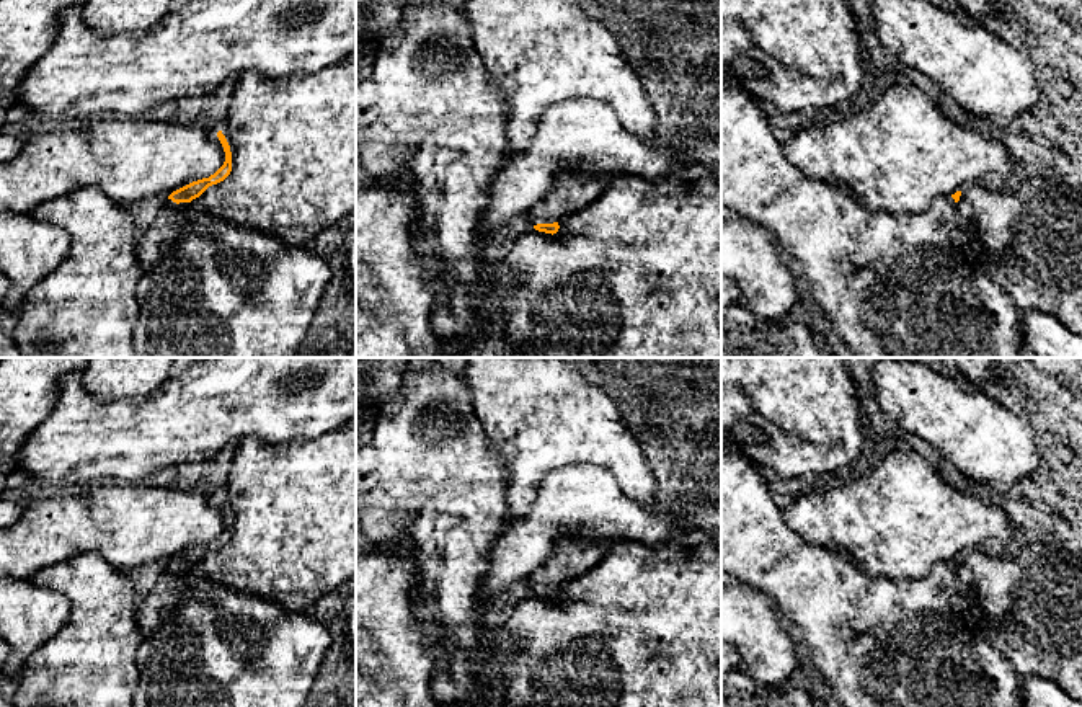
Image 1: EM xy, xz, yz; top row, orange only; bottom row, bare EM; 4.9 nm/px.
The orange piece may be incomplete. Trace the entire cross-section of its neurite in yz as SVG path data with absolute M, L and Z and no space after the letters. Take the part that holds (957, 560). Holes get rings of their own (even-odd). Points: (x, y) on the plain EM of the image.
M734 426L721 434L721 570L746 583L772 599L778 612L788 617L803 634L805 645L811 653L811 661L844 707L1022 707L1022 676L1004 651L994 647L979 630L976 609L960 588L956 568L961 557L951 562L938 562L924 576L919 578L888 578L865 573L855 562L840 550L811 545L798 536L783 519L782 500L769 487L767 472L747 457L744 446L761 442L762 434L752 426Z

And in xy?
M222 496L217 498L217 503L225 518L224 531L209 544L193 547L165 563L162 576L145 596L144 603L137 606L137 622L142 632L142 642L137 650L139 683L132 707L304 707L320 663L331 645L331 635L326 625L315 619L312 612L287 612L273 601L264 601L250 593L230 589L212 580L188 576L188 570L193 565L199 563L209 552L224 547L232 537L230 511Z

